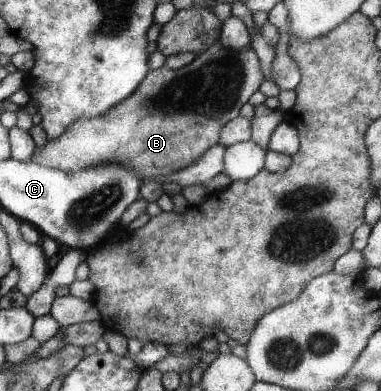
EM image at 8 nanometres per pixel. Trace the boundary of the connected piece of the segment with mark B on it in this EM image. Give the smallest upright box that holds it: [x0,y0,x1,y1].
[29,43,263,178]

